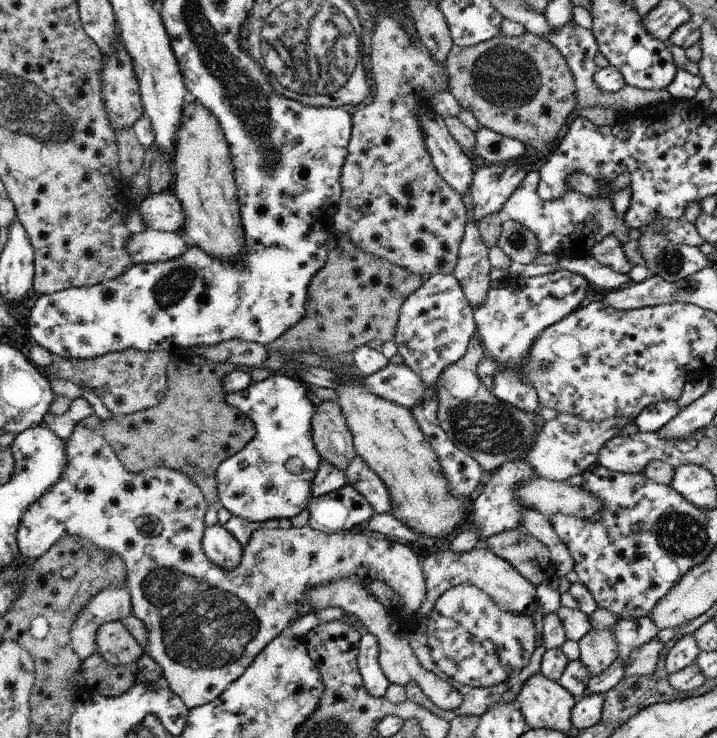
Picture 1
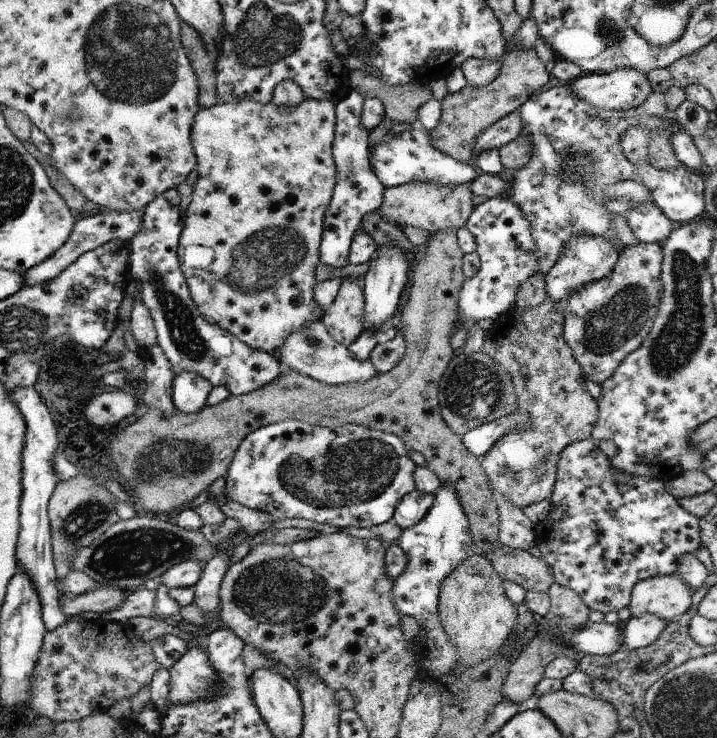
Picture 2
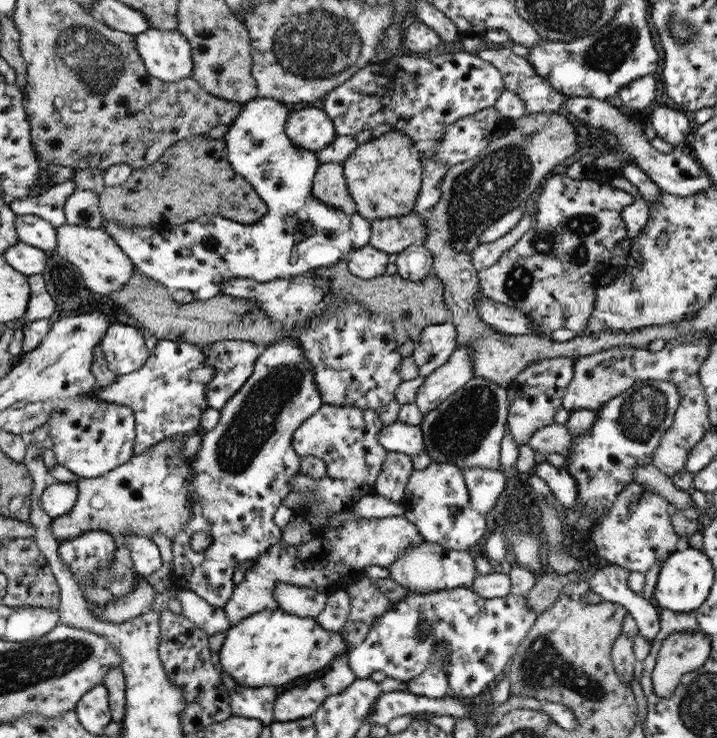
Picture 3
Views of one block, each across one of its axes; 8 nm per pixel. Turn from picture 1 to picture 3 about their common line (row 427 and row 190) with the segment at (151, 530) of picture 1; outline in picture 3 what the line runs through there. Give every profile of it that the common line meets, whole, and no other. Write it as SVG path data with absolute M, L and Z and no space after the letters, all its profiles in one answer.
M76 188L66 200L64 212L68 225L102 228L104 224L99 192Z

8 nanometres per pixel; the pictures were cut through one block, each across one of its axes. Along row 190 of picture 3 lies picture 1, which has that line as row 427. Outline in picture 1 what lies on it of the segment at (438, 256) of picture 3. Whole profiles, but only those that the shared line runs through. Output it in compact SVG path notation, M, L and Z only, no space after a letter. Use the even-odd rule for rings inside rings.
M475 335L470 339L467 351L459 361L448 365L438 377L436 394L439 398L437 419L448 438L464 450L488 472L496 471L508 461L523 458L523 453L533 445L540 421L533 414L498 400L493 392L484 388L476 376L476 366L485 356L482 339ZM478 380L478 390L474 392ZM466 396L466 402L464 402Z

